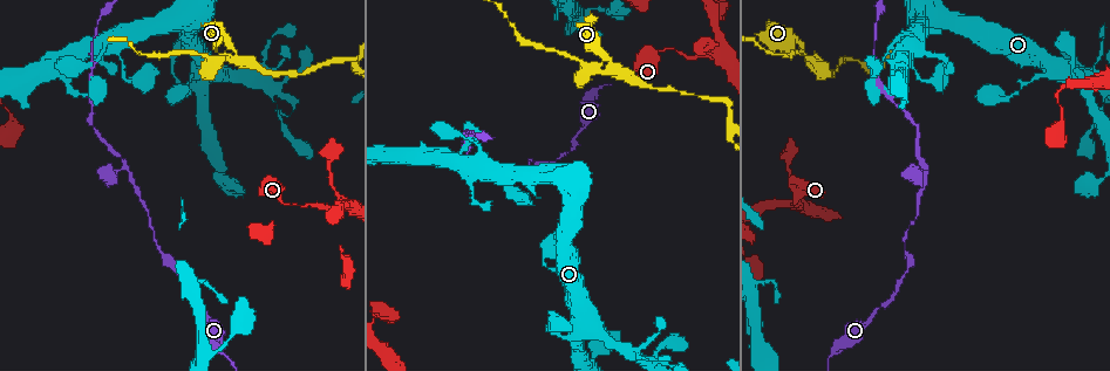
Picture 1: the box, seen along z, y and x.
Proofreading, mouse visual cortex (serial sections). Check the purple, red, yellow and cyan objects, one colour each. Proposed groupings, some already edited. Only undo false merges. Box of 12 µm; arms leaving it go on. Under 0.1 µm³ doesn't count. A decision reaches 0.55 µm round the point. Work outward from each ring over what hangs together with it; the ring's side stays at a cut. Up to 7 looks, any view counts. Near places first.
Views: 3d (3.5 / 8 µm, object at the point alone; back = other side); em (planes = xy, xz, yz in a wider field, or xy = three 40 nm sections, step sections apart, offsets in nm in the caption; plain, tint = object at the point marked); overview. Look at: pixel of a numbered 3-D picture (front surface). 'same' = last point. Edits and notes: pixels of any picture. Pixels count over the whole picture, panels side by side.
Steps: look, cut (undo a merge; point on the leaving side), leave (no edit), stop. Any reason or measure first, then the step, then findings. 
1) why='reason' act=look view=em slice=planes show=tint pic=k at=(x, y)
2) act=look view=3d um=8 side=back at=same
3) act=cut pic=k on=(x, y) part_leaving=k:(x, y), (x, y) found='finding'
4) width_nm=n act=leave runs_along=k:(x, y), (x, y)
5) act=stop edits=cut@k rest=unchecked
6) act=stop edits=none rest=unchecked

why='sudden change in width' act=look view=3d um=3.5 pic=1 at=(805, 54)

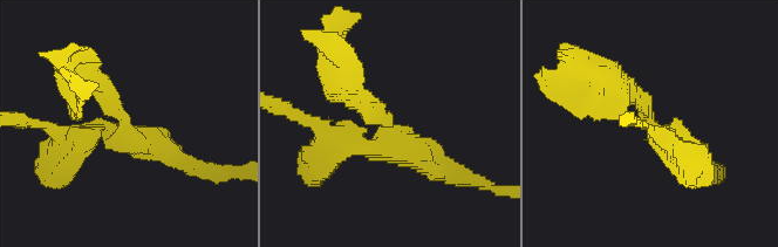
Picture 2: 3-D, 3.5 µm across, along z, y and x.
arms=3 arm_widths_nm=200,300,350 why='now the EM' act=look view=em slice=xy step=2 show=tint pic=2 at=(127, 127)

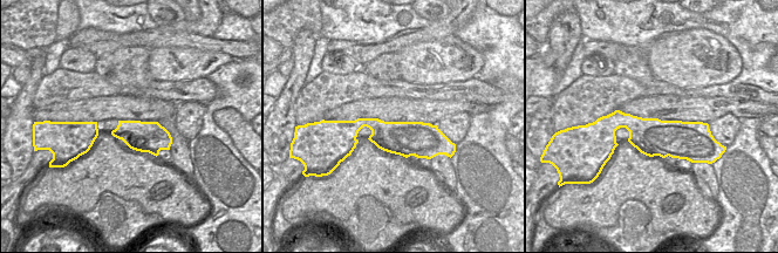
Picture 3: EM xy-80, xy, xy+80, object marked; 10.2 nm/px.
act=leave found='all the same cell'

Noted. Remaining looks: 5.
why='three arms meet' act=look view=3d um=3.5 pic=1 at=(124, 164)

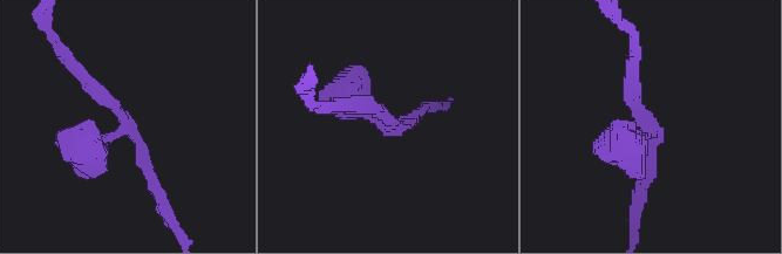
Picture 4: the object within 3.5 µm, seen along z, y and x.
arms=3 arm_widths_nm=200,200,450 why='now the EM' act=look view=em slice=xy step=1 show=tint pic=4 at=(651, 125)

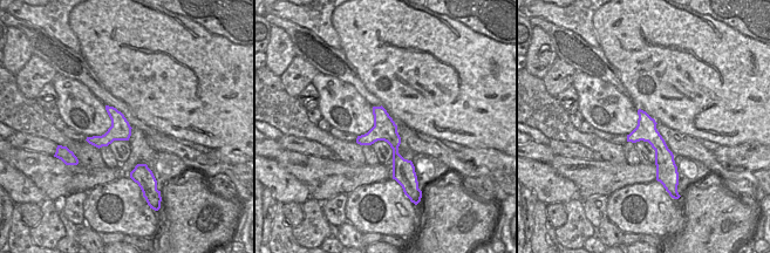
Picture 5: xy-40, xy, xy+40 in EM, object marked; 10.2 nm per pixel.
width_nm=240 act=leave runs_along=4:(157, 191), (136, 137), (79, 69) found='all the same cell'

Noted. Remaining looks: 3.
why='sharp bend' act=look view=3d um=3.5 pic=1 at=(192, 72)

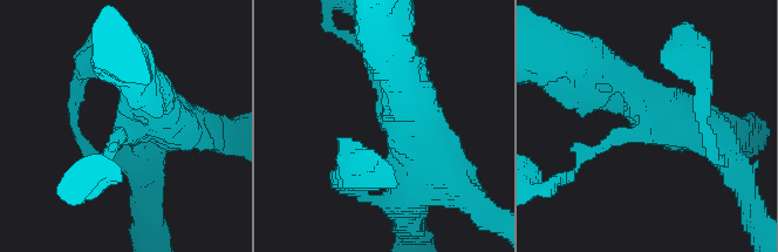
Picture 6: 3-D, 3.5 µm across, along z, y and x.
arm_widths_nm=150,450 why='now the EM' act=look view=em slice=xy step=3 show=tint pic=6 at=(641, 132)

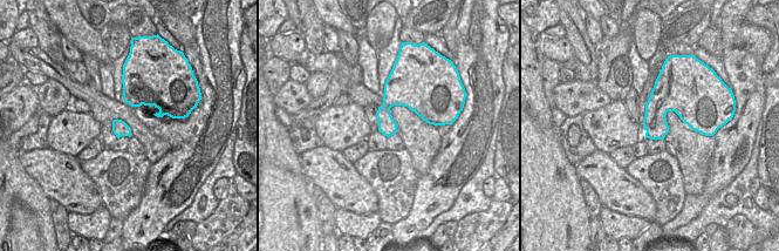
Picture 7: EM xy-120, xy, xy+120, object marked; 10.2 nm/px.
act=leave runs_along=6:(619, 76), (652, 120), (580, 163) found='all the same cell'

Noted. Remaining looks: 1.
act=stop edits=none rest=unchecked

